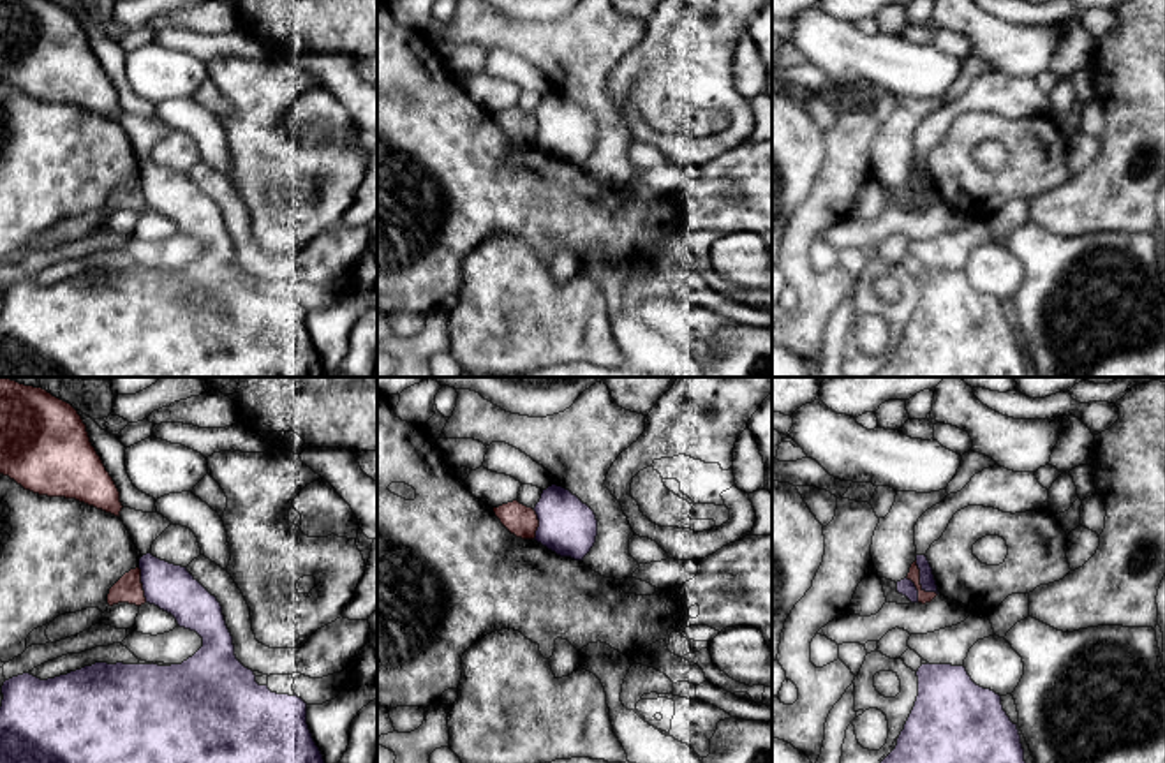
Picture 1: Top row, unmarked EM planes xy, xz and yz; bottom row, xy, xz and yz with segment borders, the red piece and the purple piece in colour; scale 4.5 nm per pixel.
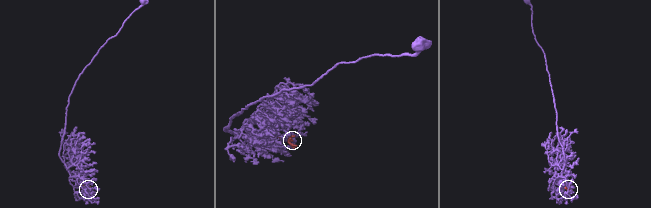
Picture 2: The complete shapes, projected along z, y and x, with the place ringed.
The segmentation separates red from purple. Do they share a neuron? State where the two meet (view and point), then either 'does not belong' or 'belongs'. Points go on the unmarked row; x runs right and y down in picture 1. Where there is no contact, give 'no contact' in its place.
meets red in yz at (919, 187); does not belong

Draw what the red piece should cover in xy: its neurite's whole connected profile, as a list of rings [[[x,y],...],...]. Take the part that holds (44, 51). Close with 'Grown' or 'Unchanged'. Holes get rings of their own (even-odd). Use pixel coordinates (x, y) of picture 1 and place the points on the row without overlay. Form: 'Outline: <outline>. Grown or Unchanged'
Outline: [[[0,0],[0,79],[33,99],[76,104],[115,122],[123,113],[81,21],[53,0]]]. Unchanged

